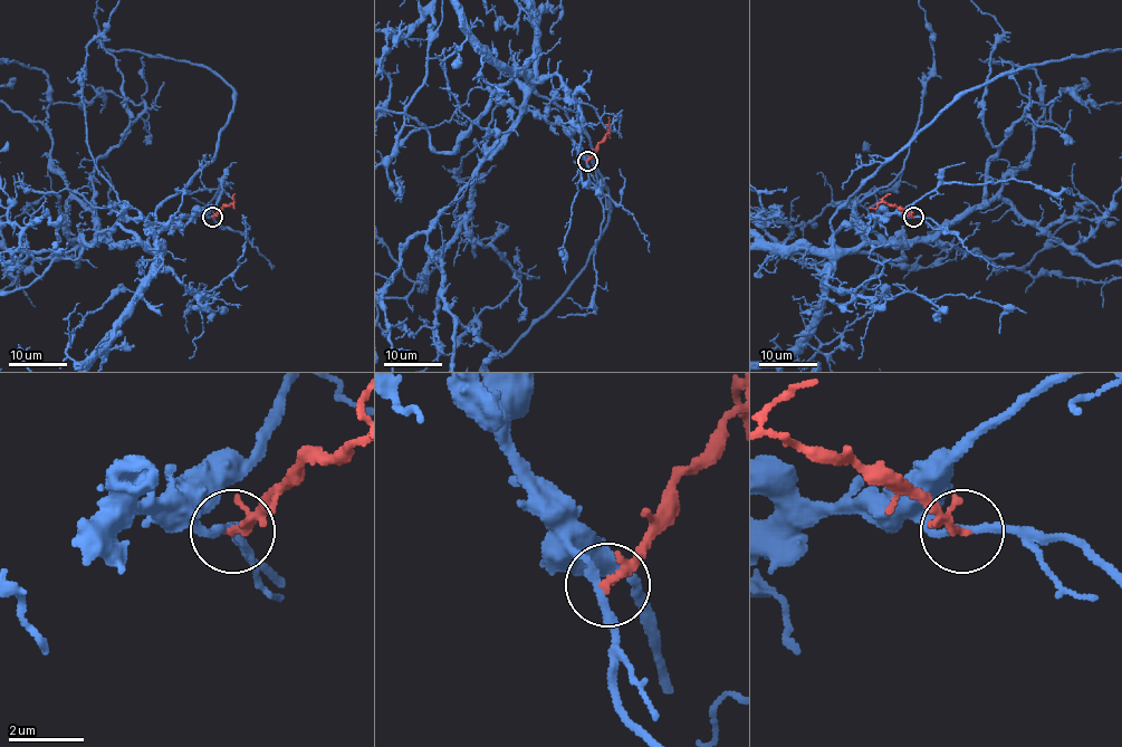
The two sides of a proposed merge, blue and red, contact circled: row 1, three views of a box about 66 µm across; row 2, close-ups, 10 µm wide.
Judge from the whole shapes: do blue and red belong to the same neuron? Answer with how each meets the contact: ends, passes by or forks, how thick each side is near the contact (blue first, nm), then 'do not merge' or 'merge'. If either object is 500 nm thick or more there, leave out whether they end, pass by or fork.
blue passes by; red passes by; 220 nm thick on the blue side, 170 nm on the other; do not merge

